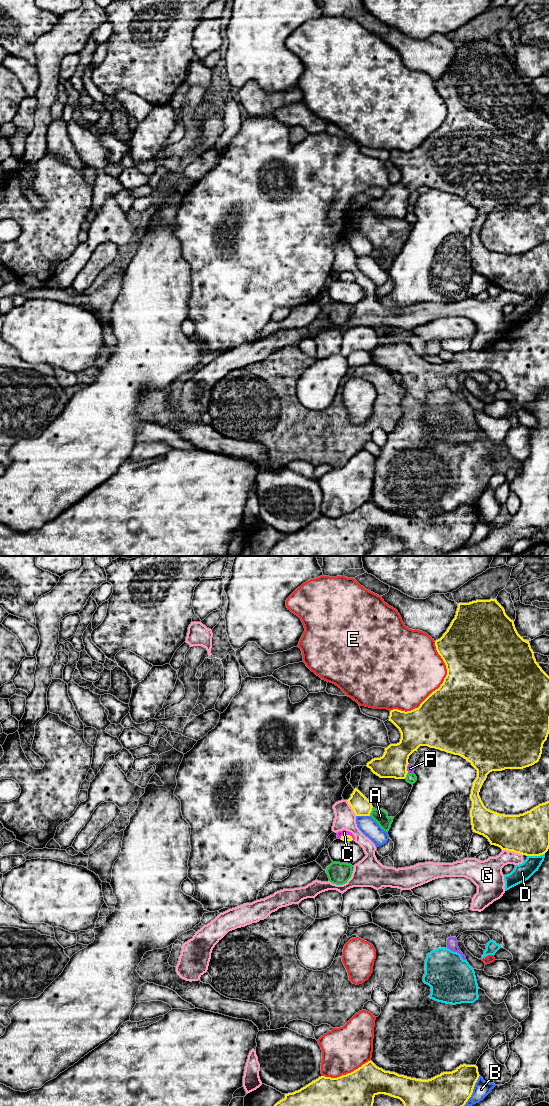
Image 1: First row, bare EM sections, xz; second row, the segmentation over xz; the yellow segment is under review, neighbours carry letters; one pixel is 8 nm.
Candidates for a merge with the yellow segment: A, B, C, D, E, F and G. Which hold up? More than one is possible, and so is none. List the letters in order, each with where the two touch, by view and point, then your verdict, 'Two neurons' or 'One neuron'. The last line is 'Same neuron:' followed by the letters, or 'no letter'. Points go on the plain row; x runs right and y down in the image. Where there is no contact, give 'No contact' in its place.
A: Touches yellow at xz (371, 250). Two neurons
B: Touches yellow at xz (472, 530). Two neurons
C: Touches yellow at xz (346, 275). One neuron
D: Touches yellow at xz (536, 295). Two neurons
E: Touches yellow at xz (438, 128). Two neurons
F: Touches yellow at xz (406, 208). Two neurons
G: Touches yellow at xz (512, 290). Two neurons
Same neuron: C

